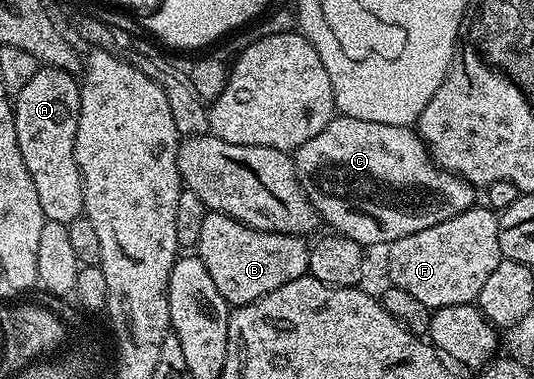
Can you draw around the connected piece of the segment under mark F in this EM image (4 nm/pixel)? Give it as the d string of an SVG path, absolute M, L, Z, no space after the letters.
M475 204L460 216L452 216L452 220L444 220L440 224L432 224L432 228L424 228L424 232L412 232L412 236L404 236L390 245L390 272L395 287L414 297L420 304L431 311L441 306L464 306L477 299L480 288L488 281L488 276L496 272L496 264L504 261L500 252L500 236L498 235L498 214L482 204Z

